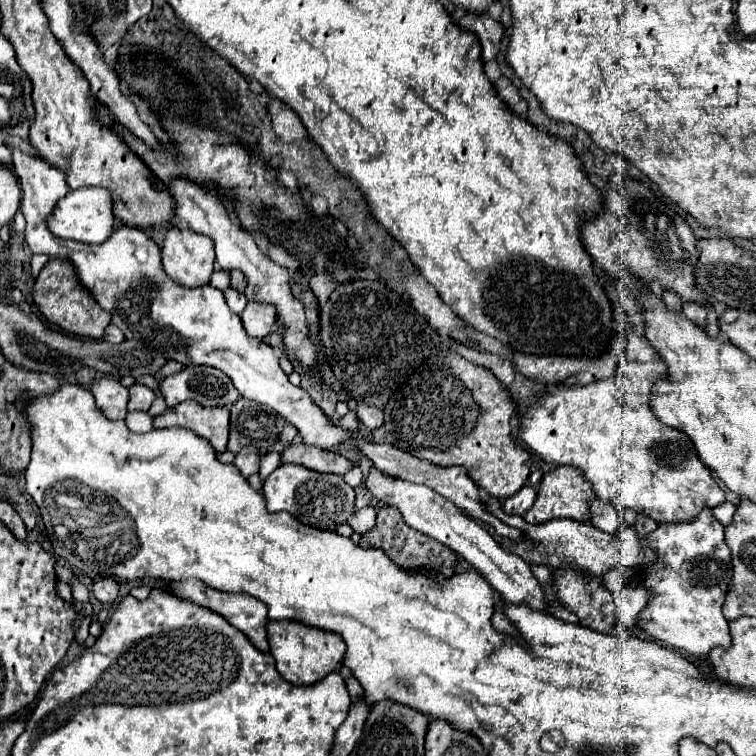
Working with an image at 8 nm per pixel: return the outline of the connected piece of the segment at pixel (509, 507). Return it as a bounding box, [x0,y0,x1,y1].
[503,486,537,516]

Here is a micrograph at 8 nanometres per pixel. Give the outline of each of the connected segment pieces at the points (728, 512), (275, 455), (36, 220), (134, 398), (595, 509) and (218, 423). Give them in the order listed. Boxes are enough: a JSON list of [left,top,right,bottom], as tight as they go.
[[713,501,736,526],[259,452,281,480],[13,150,525,540],[127,384,155,412],[591,500,621,532],[153,400,229,454]]

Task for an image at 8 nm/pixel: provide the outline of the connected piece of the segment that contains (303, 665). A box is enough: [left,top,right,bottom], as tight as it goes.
[267,622,345,684]

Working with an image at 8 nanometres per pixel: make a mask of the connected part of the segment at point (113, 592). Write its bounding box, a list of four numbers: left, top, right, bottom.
[93,576,119,604]

